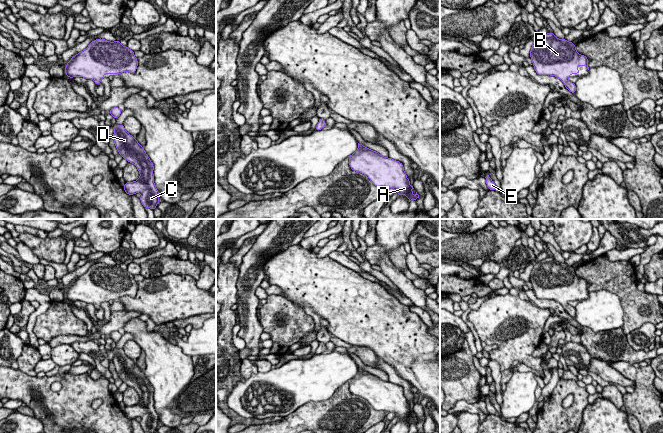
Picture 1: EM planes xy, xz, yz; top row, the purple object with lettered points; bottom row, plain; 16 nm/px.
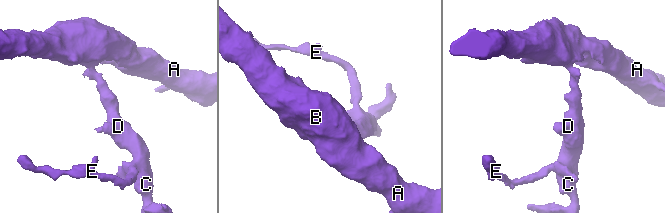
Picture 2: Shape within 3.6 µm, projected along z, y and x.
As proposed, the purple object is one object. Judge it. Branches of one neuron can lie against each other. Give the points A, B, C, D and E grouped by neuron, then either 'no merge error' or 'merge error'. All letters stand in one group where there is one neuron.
A B C D E; no merge error

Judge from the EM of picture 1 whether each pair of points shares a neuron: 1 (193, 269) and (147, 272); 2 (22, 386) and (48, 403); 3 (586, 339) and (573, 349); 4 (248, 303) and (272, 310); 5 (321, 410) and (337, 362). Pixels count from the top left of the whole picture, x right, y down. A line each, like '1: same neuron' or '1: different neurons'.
1: same neuron
2: same neuron
3: different neurons
4: different neurons
5: different neurons

